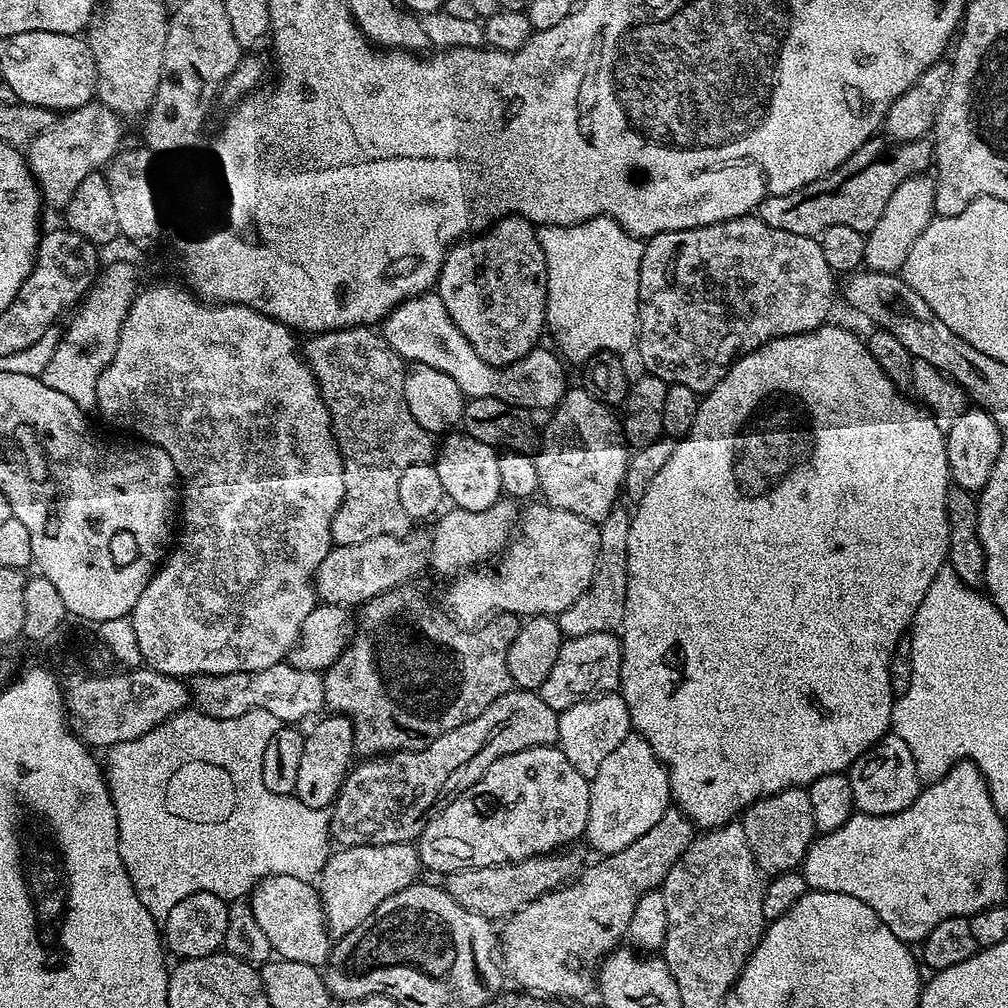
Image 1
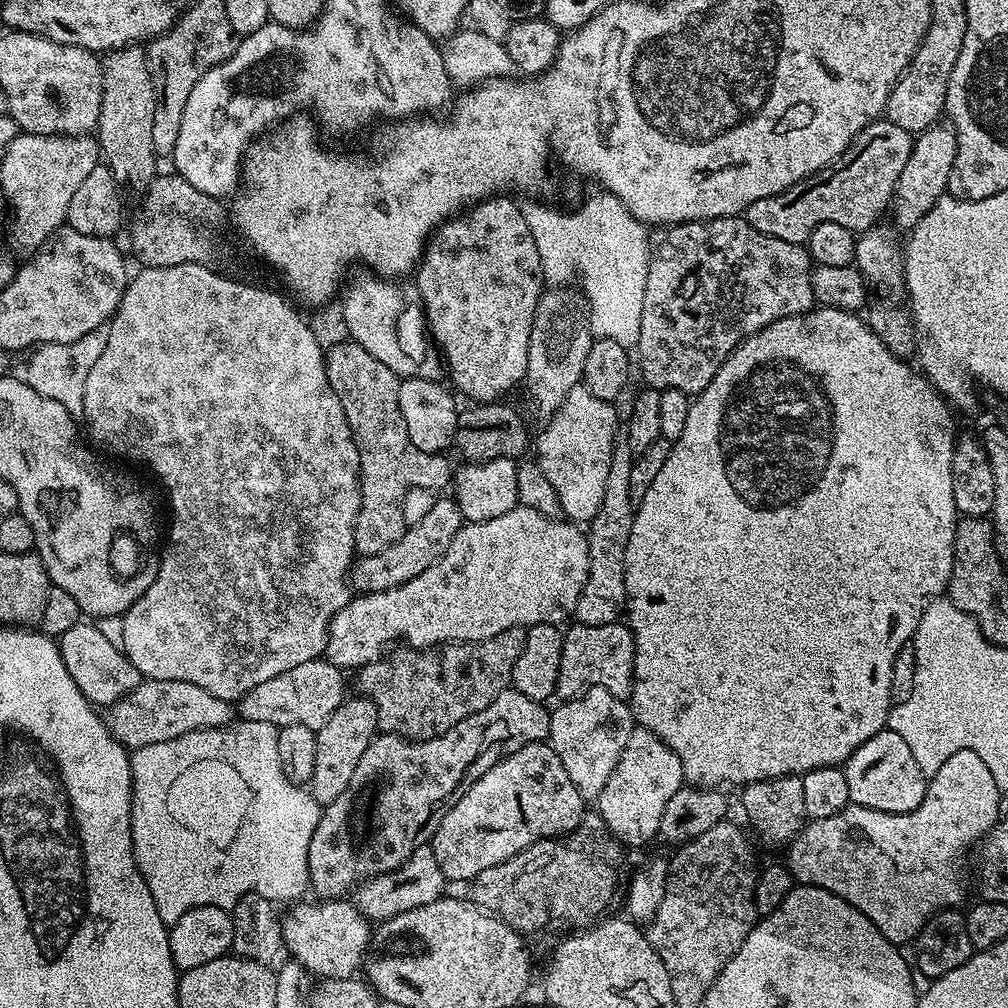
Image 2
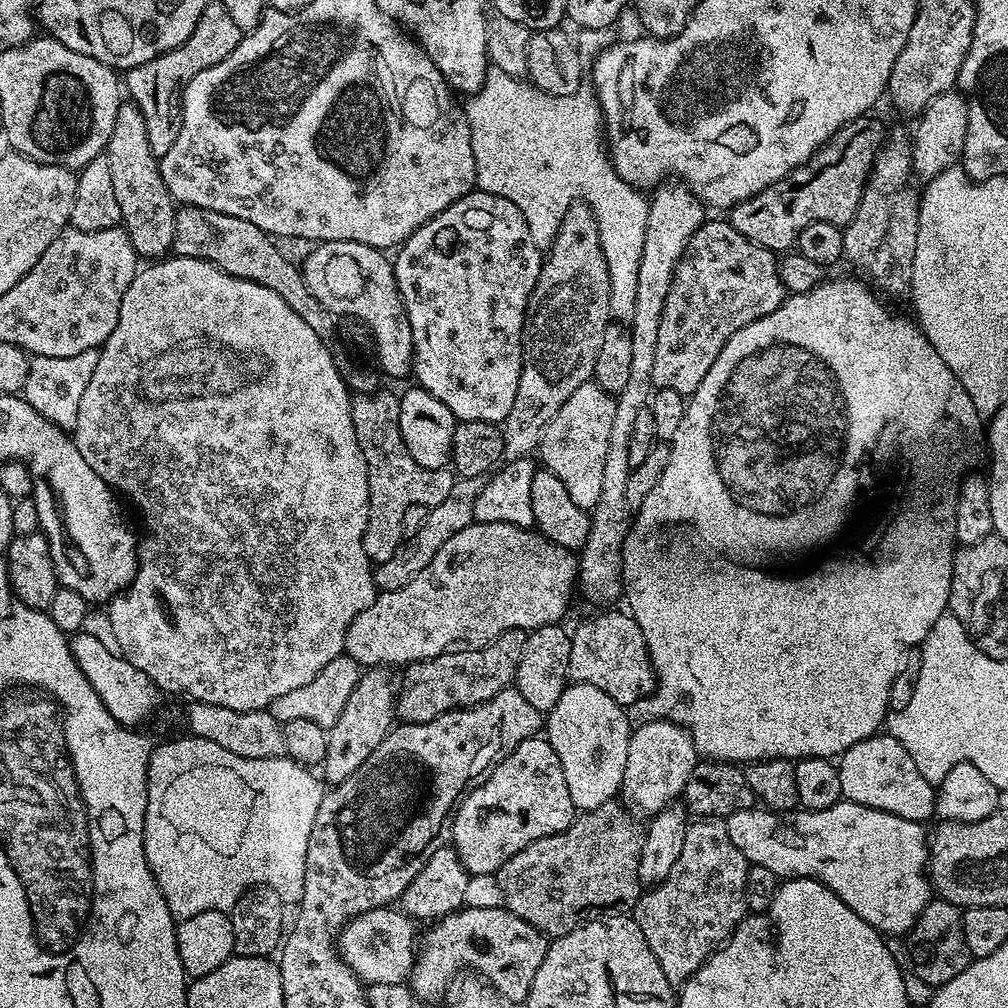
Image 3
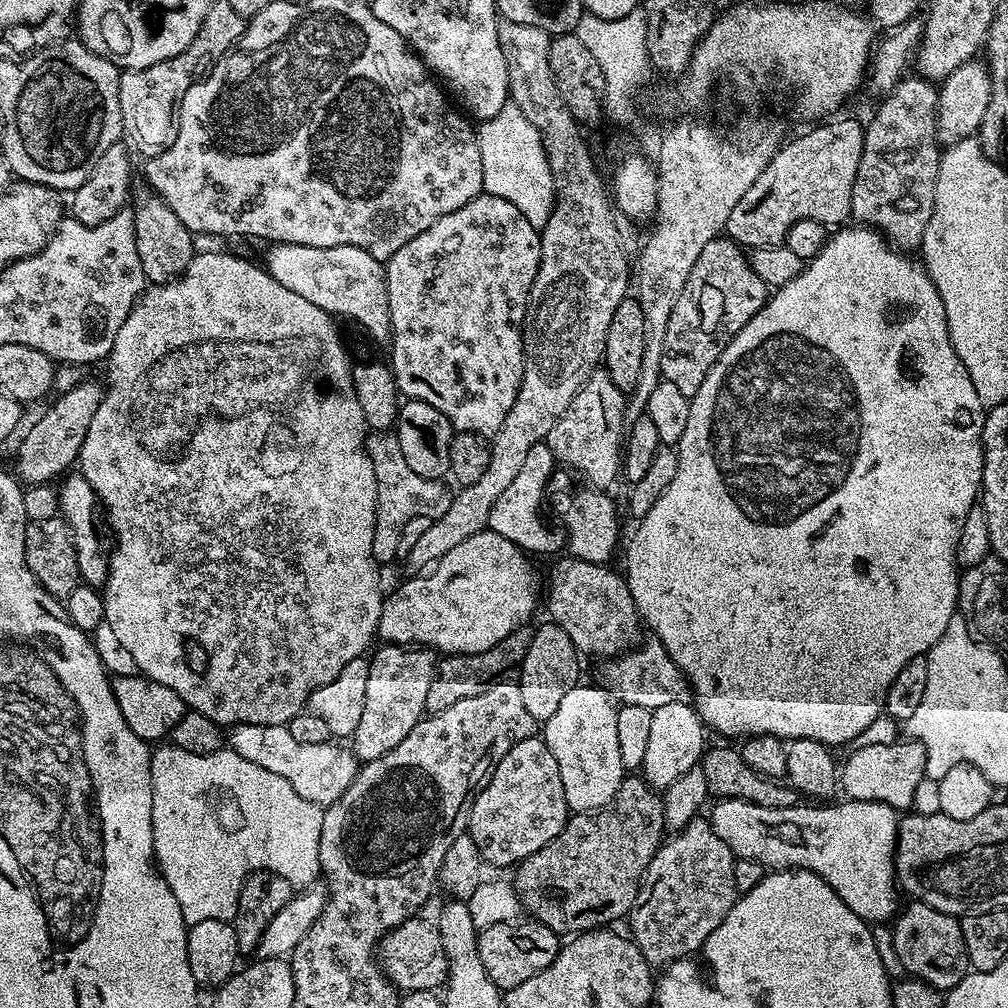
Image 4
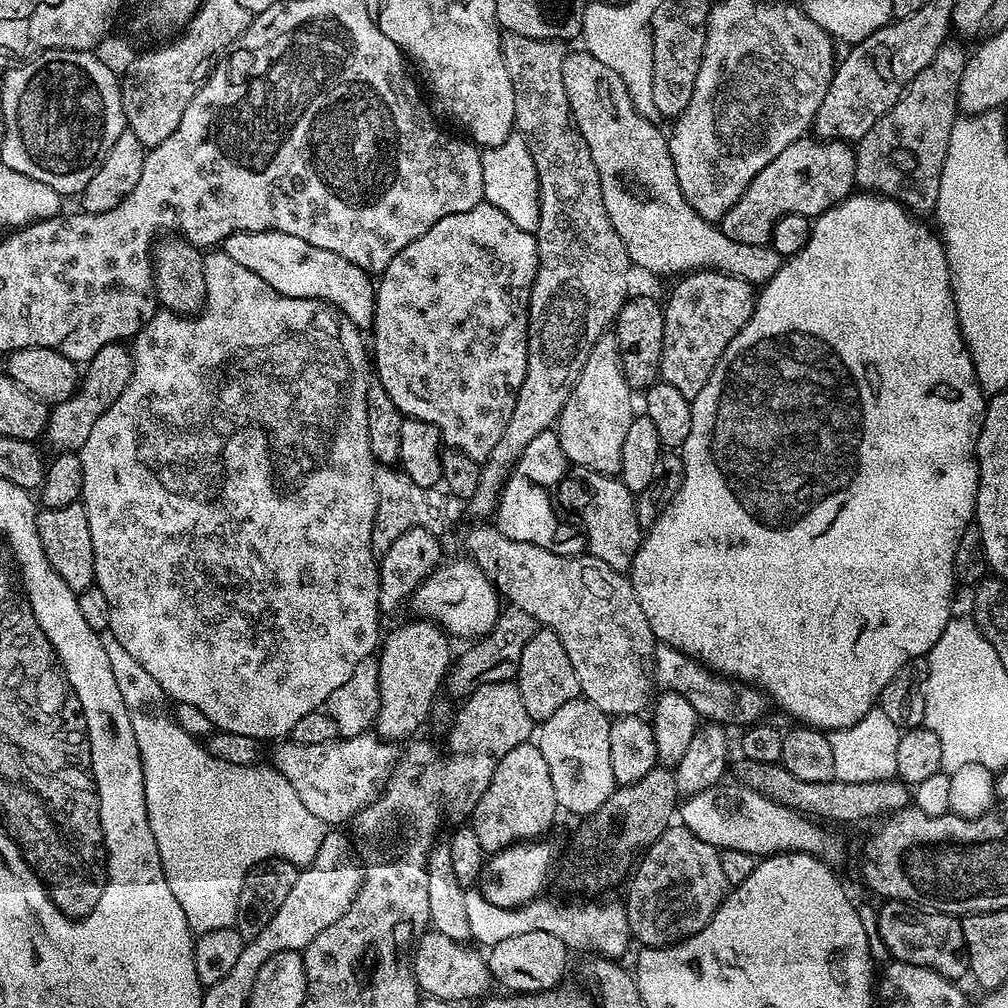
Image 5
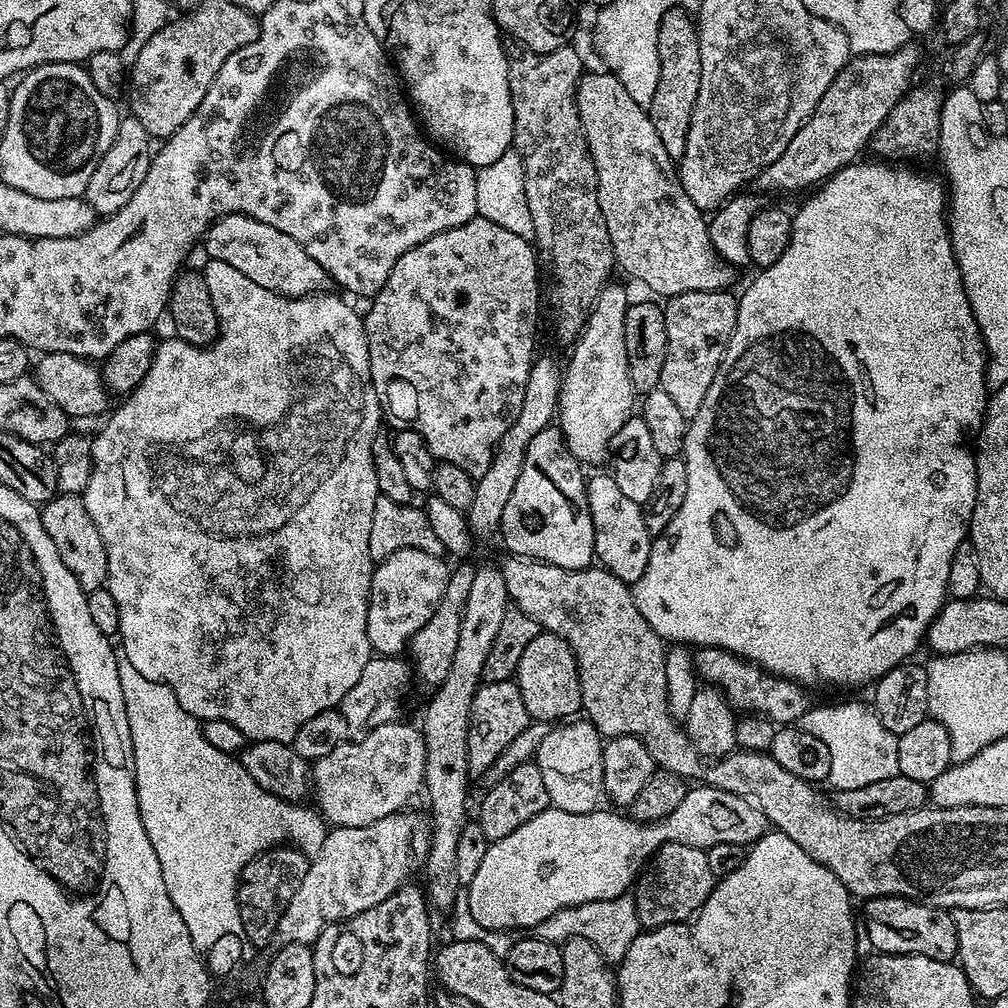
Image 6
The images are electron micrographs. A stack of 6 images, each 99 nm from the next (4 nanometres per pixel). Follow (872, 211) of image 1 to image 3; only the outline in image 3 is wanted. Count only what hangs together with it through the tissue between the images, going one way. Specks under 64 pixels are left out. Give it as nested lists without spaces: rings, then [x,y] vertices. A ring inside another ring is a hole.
[[[865,114],[857,120],[851,120],[835,132],[806,163],[799,164],[793,172],[786,174],[786,178],[766,186],[766,190],[737,204],[730,212],[730,223],[734,230],[738,230],[738,234],[750,238],[750,242],[758,246],[768,248],[777,254],[784,254],[795,245],[796,239],[800,237],[802,230],[806,230],[806,226],[810,226],[810,222],[830,222],[841,226],[851,222],[858,210],[868,175],[872,172],[872,163],[884,147],[886,139],[883,122],[875,120],[874,117],[875,115]]]

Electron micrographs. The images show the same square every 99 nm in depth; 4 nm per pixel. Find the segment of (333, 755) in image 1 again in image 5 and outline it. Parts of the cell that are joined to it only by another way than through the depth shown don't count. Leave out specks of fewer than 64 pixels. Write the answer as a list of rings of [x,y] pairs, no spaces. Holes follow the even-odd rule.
[[[412,618],[409,624],[400,624],[392,633],[383,637],[382,643],[378,648],[378,678],[380,679],[380,705],[378,706],[378,714],[376,715],[376,723],[374,725],[375,735],[382,740],[389,742],[407,741],[409,738],[415,737],[420,727],[424,724],[428,712],[433,711],[434,705],[437,703],[436,691],[441,691],[442,681],[447,677],[448,669],[451,668],[454,659],[454,651],[450,645],[450,637],[444,629],[433,624],[431,620],[423,618]]]

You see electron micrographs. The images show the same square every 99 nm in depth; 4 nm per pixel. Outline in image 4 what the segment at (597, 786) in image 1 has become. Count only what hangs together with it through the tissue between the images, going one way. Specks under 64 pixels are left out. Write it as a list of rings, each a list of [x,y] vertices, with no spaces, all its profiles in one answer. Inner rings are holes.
[[[682,701],[670,702],[670,706],[658,706],[651,709],[648,717],[648,737],[642,749],[644,772],[642,779],[652,788],[669,788],[682,774],[697,767],[706,751],[704,744],[706,729],[692,704]]]

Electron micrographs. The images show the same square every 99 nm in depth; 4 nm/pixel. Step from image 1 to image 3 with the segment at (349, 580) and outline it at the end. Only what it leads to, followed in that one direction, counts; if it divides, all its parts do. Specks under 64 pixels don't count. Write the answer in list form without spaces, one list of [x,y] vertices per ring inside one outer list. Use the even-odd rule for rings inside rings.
[[[480,478],[457,479],[452,488],[452,496],[446,498],[446,502],[438,502],[438,506],[429,508],[422,530],[418,530],[418,534],[407,537],[394,554],[394,558],[390,558],[390,562],[375,565],[376,586],[380,592],[398,590],[402,586],[406,586],[406,582],[410,582],[410,578],[414,578],[419,572],[426,570],[426,566],[430,566],[430,558],[434,558],[434,554],[438,554],[438,550],[442,550],[442,542],[446,542],[446,538],[458,534],[458,530],[473,523],[472,502],[478,498],[483,485],[484,480]]]

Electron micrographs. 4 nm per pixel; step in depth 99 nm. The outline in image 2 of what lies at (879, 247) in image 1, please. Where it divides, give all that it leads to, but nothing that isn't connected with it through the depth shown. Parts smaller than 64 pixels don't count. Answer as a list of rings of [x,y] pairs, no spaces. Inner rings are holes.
[[[944,122],[933,124],[913,139],[912,153],[902,174],[898,174],[894,203],[890,208],[891,215],[896,215],[894,224],[897,229],[910,230],[918,222],[922,222],[928,211],[948,192],[957,150],[956,131]]]

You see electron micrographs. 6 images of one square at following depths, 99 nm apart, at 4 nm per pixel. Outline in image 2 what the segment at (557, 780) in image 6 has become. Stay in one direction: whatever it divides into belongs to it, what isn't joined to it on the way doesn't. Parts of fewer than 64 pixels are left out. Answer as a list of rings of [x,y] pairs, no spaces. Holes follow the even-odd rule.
[[[589,688],[573,700],[557,705],[551,709],[547,743],[551,744],[554,754],[562,758],[562,767],[570,774],[570,782],[578,786],[580,795],[585,801],[595,801],[610,774],[614,774],[622,750],[626,750],[626,741],[634,727],[631,707],[605,688]]]

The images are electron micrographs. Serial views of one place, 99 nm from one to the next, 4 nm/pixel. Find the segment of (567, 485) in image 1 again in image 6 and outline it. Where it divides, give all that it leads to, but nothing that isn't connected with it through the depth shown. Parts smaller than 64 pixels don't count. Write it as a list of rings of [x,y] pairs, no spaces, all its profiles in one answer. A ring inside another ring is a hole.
[[[609,282],[598,294],[584,329],[571,345],[572,357],[560,381],[558,427],[570,454],[581,465],[600,464],[609,459],[612,439],[634,414],[634,393],[626,362],[626,310],[628,292],[617,282]]]

